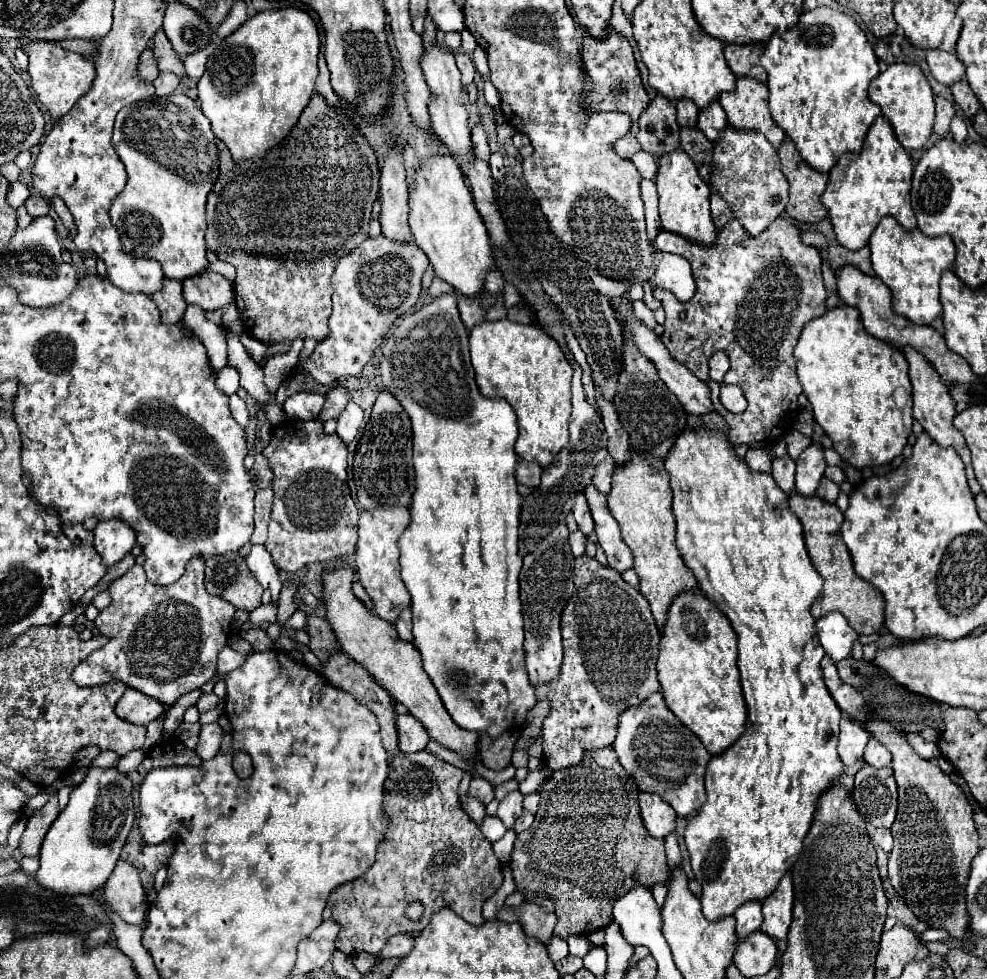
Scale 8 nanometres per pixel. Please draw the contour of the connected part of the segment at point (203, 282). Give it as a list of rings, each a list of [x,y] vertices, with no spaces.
[[[208,270],[204,276],[184,280],[184,300],[202,310],[222,310],[234,302],[234,288],[230,280]]]

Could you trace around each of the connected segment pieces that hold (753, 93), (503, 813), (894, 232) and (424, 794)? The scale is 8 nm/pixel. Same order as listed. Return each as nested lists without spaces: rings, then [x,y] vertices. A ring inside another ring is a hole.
[[[742,76],[736,80],[736,90],[720,94],[718,102],[722,104],[732,126],[762,132],[774,148],[778,148],[784,140],[784,132],[770,116],[768,86],[764,82]]]
[[[516,790],[516,792],[510,792],[502,802],[500,802],[500,808],[498,808],[498,818],[504,822],[504,826],[508,830],[514,830],[514,822],[516,818],[522,814],[522,794]]]
[[[886,216],[872,232],[868,248],[872,252],[872,266],[876,276],[892,292],[892,306],[896,314],[902,314],[916,324],[930,324],[942,314],[938,300],[938,282],[942,270],[950,268],[956,256],[950,236],[930,238],[924,236],[918,228],[904,230],[892,216]]]
[[[336,652],[328,662],[322,662],[322,674],[332,686],[350,692],[378,718],[382,746],[390,756],[390,774],[384,786],[390,830],[380,842],[372,870],[334,888],[328,898],[332,920],[340,924],[336,948],[346,956],[358,952],[378,956],[388,938],[400,932],[424,930],[430,914],[444,906],[474,926],[482,924],[482,904],[500,888],[502,864],[492,852],[492,844],[482,838],[478,824],[460,806],[458,786],[464,772],[436,756],[410,756],[406,760],[406,754],[398,748],[394,698],[346,652]],[[416,900],[424,906],[424,912],[420,920],[410,920],[406,908]]]

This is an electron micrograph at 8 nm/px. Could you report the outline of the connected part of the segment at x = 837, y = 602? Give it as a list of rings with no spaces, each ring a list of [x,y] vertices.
[[[794,494],[788,498],[790,510],[798,516],[804,528],[804,542],[808,556],[816,568],[816,572],[824,578],[822,596],[812,604],[812,616],[818,620],[830,612],[840,612],[848,618],[850,626],[858,634],[874,634],[884,624],[884,596],[868,582],[864,582],[856,572],[850,558],[850,552],[846,550],[846,544],[840,536],[842,526],[842,512],[836,508],[836,504],[828,504],[820,500],[818,496],[800,496]]]

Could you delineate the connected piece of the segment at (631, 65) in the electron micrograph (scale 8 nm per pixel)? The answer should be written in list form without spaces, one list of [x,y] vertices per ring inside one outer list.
[[[608,30],[606,38],[594,38],[590,34],[582,36],[582,60],[584,60],[584,72],[586,72],[586,80],[590,84],[590,90],[586,92],[584,98],[584,108],[586,112],[626,112],[632,118],[632,130],[628,132],[628,136],[616,140],[612,144],[612,150],[622,156],[624,160],[630,160],[638,150],[640,144],[636,140],[636,132],[638,132],[638,118],[642,114],[642,110],[650,104],[650,98],[642,86],[640,80],[640,72],[638,66],[634,62],[634,52],[630,42],[618,34],[616,30]]]

